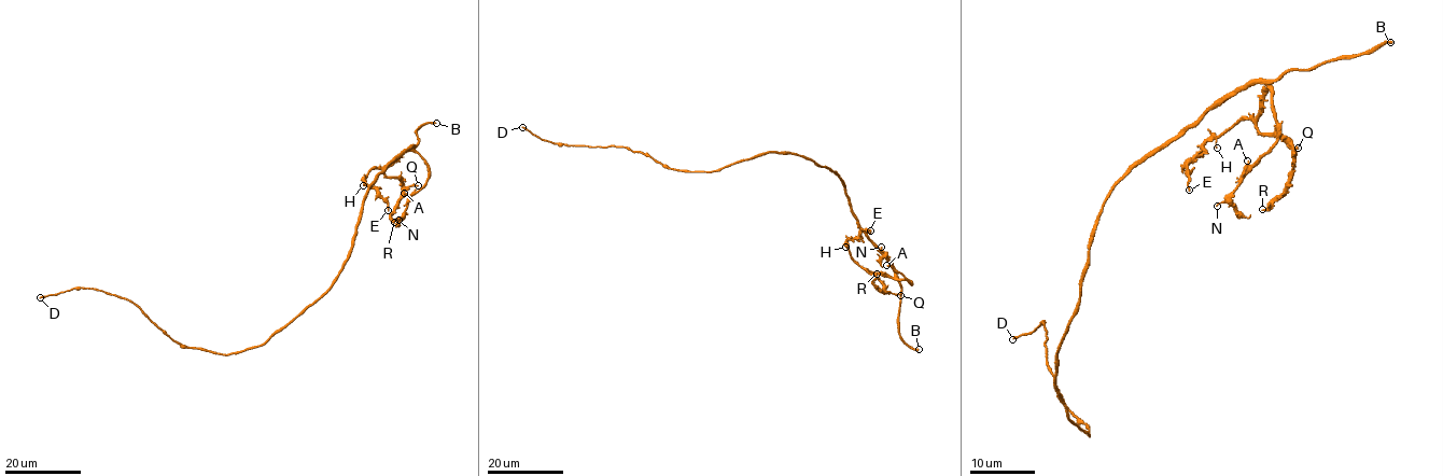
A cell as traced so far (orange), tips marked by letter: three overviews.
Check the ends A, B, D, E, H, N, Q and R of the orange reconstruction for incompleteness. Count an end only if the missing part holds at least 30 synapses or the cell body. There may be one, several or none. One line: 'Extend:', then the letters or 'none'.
Extend: B

